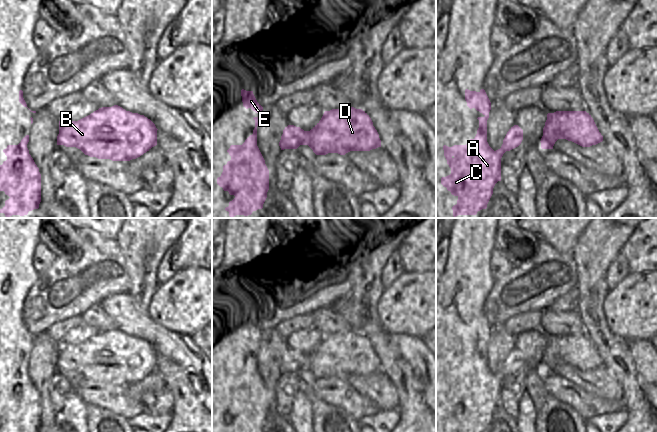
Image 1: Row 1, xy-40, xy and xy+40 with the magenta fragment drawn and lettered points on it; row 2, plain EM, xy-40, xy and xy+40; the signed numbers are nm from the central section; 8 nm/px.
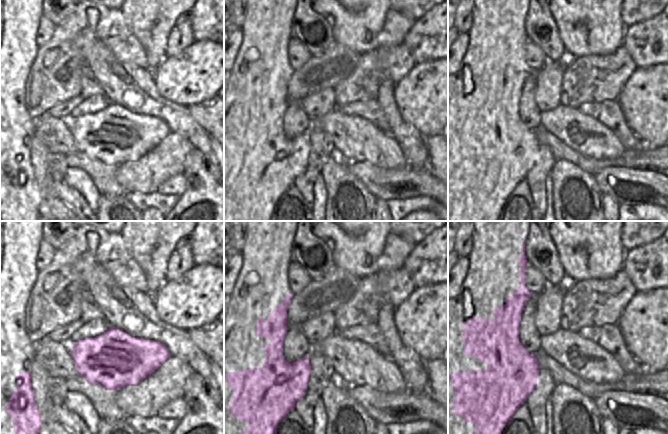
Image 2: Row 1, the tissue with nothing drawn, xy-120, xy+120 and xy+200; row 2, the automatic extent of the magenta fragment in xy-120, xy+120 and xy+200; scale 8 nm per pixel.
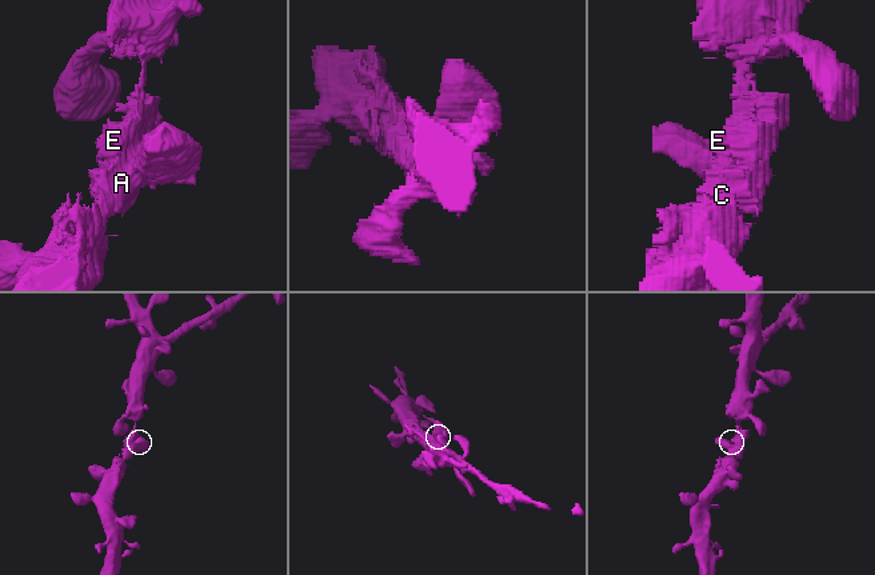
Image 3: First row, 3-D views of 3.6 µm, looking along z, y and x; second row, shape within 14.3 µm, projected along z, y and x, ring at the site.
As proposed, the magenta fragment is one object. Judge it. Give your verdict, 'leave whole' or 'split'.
leave whole

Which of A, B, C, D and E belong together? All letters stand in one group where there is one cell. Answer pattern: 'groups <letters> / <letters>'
groups A B C D E

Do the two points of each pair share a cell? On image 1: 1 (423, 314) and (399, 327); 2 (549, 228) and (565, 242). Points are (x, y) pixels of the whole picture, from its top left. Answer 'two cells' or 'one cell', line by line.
1: one cell
2: one cell

